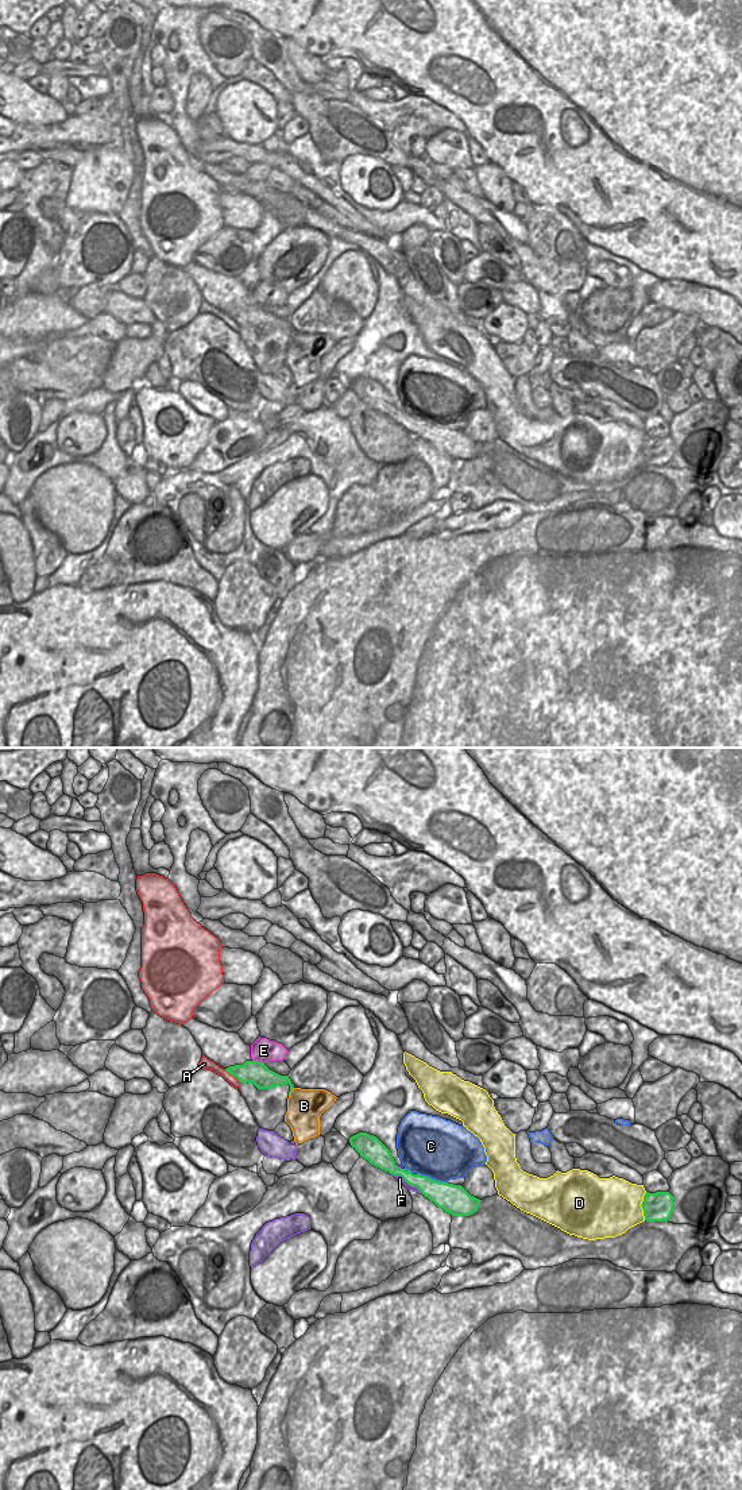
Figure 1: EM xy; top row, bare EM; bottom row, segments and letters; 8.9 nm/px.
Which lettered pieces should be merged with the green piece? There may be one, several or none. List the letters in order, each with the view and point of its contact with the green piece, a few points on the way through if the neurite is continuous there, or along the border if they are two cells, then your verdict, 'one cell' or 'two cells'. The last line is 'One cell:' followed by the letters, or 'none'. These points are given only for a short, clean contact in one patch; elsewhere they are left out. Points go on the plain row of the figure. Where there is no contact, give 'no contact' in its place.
A: contact xy (232, 319); two cells
B: contact xy (290, 335); two cells
C: contact xy (431, 423); border xy (417, 417), (445, 427); two cells
D: contact xy (641, 450); two cells
E: contact xy (258, 305); two cells
F: contact xy (406, 425); two cells
One cell: none

